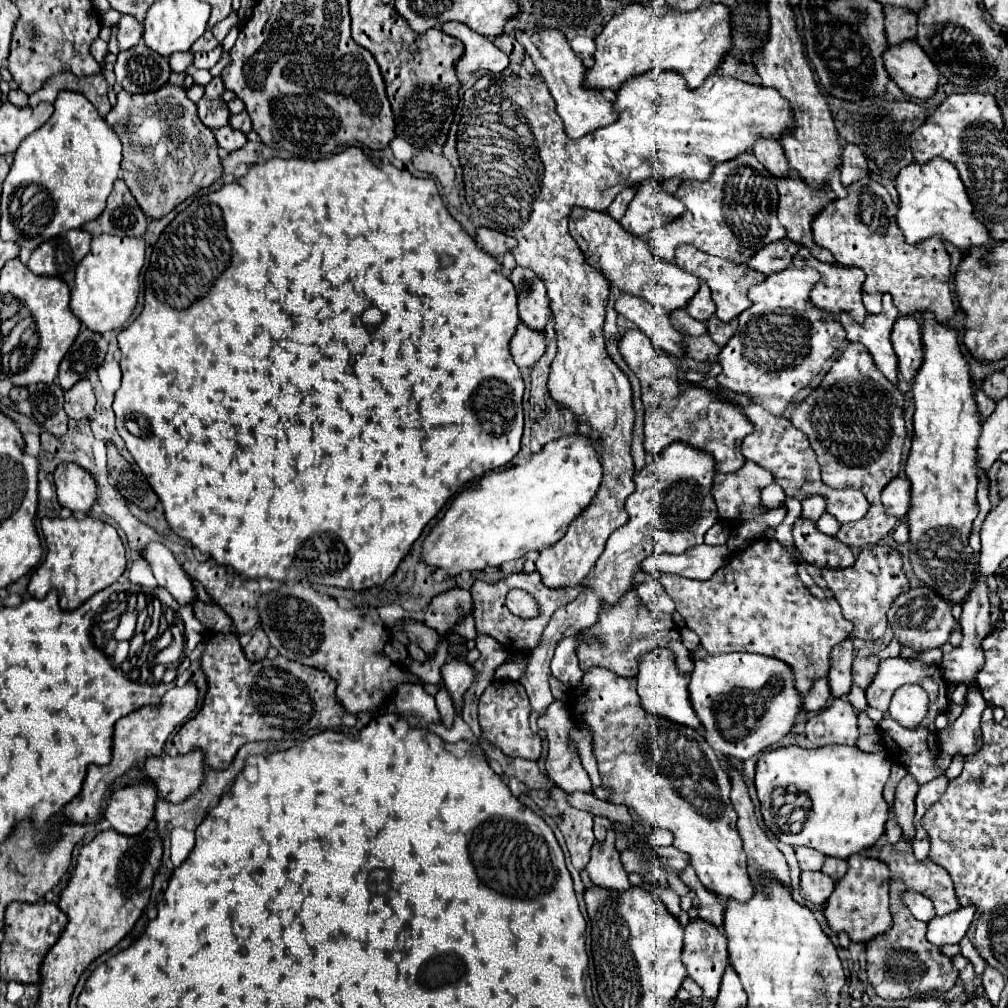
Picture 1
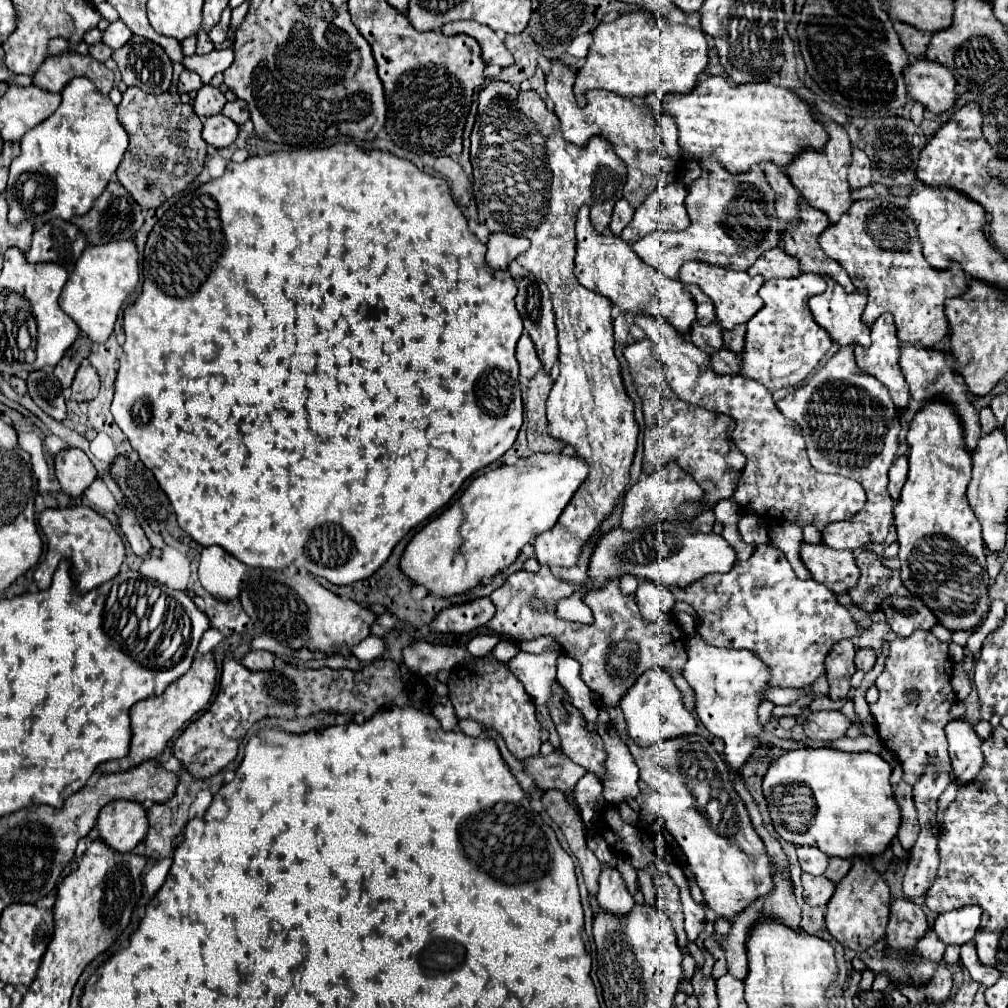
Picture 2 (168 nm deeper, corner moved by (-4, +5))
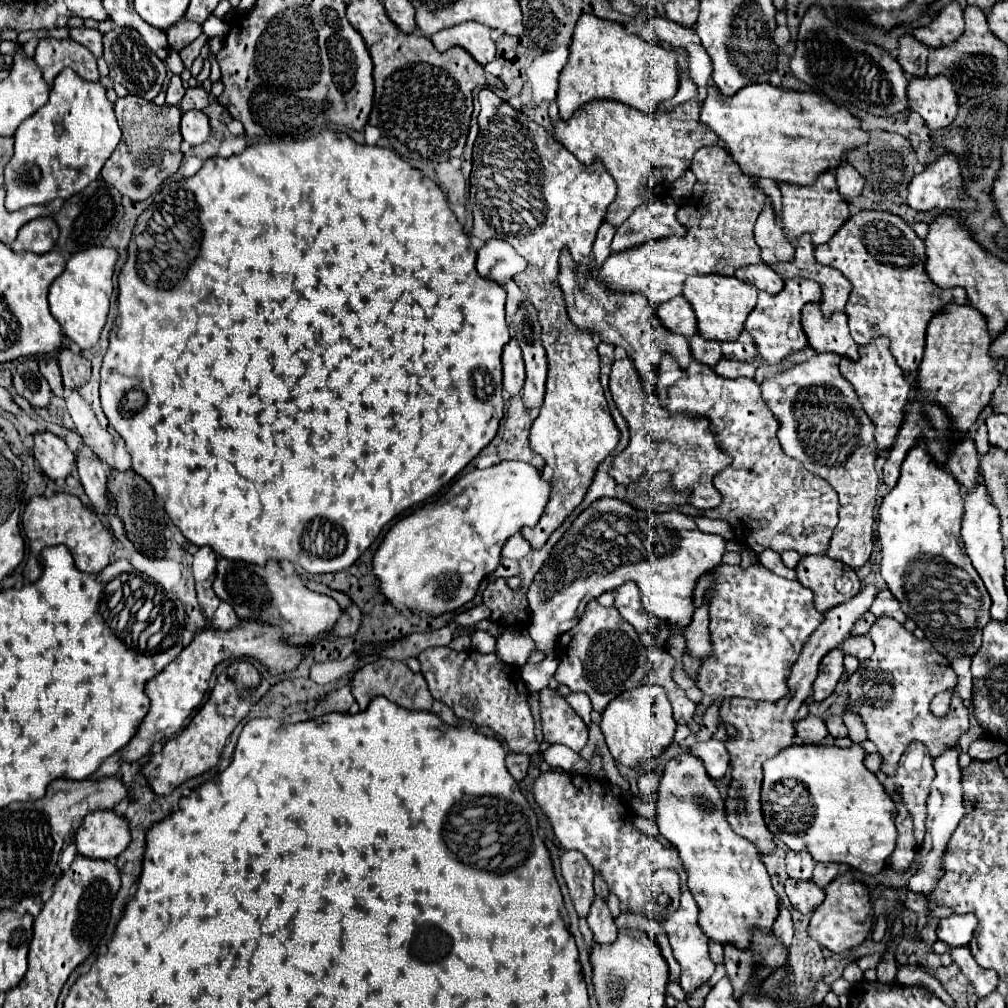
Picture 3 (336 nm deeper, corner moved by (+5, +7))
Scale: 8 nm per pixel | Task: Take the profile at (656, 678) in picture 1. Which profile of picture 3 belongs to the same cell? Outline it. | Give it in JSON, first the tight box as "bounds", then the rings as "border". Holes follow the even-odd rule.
{"bounds":[601,684,677,768],"border":[[[643,684],[639,688],[623,692],[615,700],[611,700],[601,720],[601,732],[605,736],[605,744],[611,756],[617,762],[633,768],[649,760],[655,760],[673,742],[675,728],[677,728],[677,722],[673,718],[665,688],[655,684]]]}

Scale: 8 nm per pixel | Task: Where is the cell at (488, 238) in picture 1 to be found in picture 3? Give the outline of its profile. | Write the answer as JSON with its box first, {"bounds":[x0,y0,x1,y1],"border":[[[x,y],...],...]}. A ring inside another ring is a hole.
{"bounds":[477,240,527,284],"border":[[[487,240],[477,252],[477,272],[497,284],[505,284],[527,266],[525,258],[503,240]]]}

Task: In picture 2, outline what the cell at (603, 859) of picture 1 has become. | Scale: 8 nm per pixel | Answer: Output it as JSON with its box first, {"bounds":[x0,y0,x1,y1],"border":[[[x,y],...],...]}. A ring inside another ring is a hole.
{"bounds":[598,866,634,916],"border":[[[604,866],[602,874],[600,874],[600,890],[598,890],[598,906],[614,916],[624,916],[632,910],[634,900],[630,896],[630,892],[626,890],[626,884],[622,880],[622,876],[618,874],[618,870]]]}

